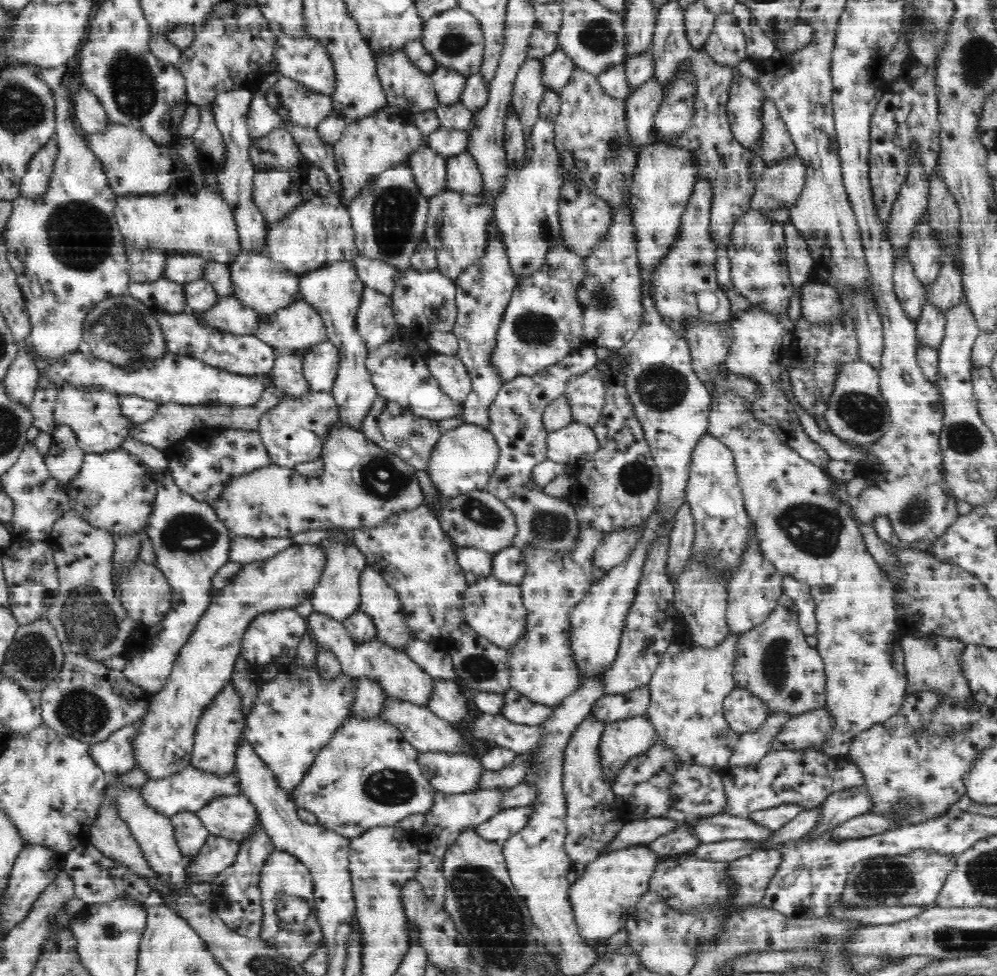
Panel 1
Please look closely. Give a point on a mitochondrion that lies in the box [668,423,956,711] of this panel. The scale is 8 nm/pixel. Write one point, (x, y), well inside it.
(816, 530)

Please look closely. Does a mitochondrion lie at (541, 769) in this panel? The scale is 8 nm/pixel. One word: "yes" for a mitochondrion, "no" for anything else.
yes

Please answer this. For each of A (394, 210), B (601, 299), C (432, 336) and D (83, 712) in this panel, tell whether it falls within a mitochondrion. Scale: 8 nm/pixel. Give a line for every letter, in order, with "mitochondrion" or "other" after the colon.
A: mitochondrion
B: mitochondrion
C: other
D: mitochondrion

